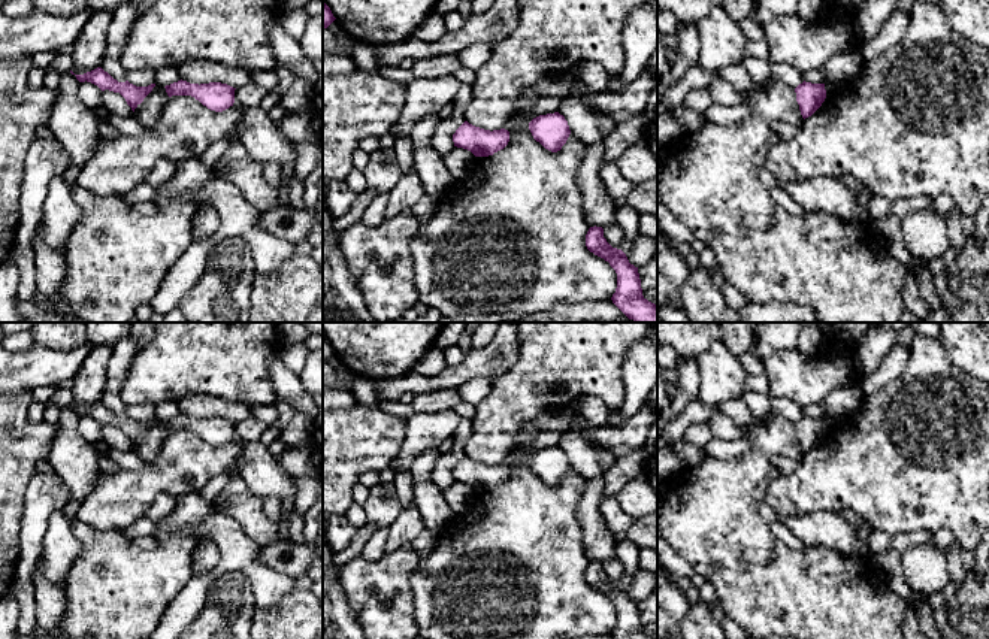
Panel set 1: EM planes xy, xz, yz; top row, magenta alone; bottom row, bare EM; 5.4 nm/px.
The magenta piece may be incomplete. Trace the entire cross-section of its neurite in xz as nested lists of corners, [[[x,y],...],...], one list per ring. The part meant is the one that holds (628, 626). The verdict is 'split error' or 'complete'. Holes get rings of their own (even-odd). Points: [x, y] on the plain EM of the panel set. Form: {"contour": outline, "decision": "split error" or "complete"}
{"contour": [[[602,561],[589,563],[586,581],[590,587],[608,596],[617,608],[617,623],[611,632],[614,639],[654,639],[642,630],[638,602],[629,597],[621,584],[613,582],[607,576]]], "decision": "complete"}

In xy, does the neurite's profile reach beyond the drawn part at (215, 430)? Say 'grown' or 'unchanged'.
unchanged

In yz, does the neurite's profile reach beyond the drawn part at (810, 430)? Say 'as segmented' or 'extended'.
as segmented

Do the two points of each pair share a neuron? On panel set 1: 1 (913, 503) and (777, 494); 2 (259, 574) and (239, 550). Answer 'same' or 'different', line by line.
1: same
2: same

